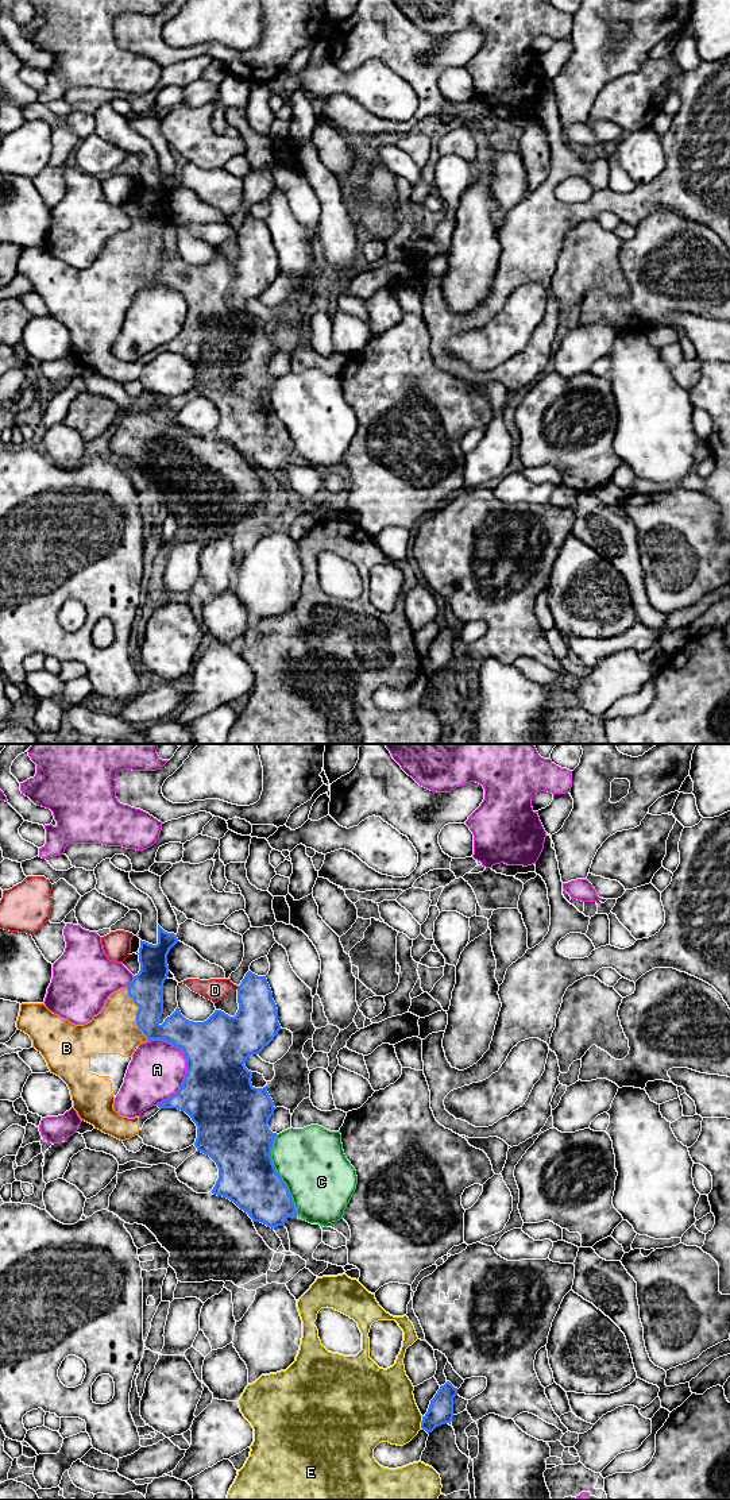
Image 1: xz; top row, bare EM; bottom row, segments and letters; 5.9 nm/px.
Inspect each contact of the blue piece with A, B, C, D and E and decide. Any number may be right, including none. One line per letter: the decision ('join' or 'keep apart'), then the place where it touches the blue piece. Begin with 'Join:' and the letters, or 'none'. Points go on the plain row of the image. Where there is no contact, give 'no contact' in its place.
Join: B
A: keep apart; meets blue in xz at (186, 315)
B: join; meets blue in xz at (136, 258)
C: keep apart; meets blue in xz at (278, 419)
D: keep apart; meets blue in xz at (239, 232)
E: keep apart; meets blue in xz at (421, 666)

